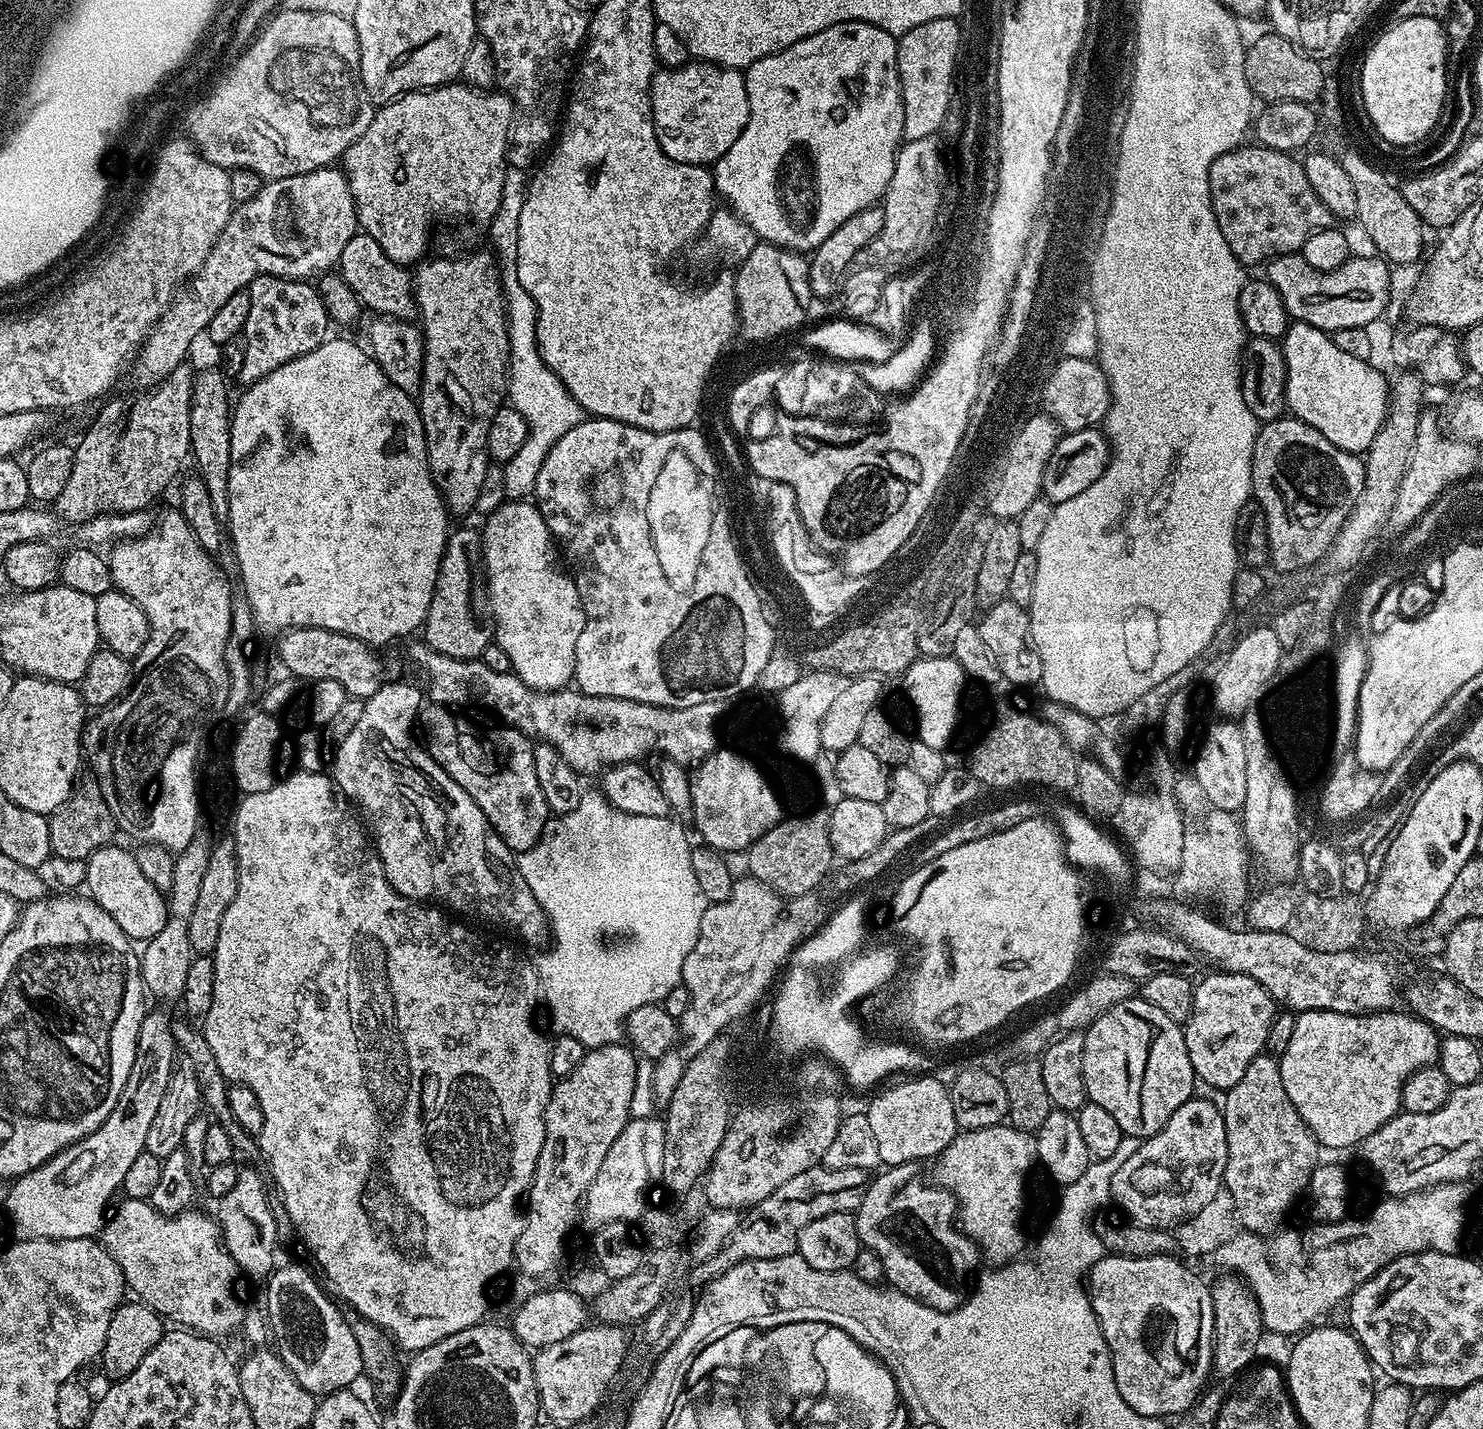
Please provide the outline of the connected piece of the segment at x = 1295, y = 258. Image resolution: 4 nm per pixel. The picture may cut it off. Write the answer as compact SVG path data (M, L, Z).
M1300 254L1275 256L1267 261L1266 279L1278 294L1282 294L1282 302L1293 321L1309 324L1329 334L1344 327L1368 328L1388 304L1390 271L1383 259L1372 256L1353 255L1341 268L1329 272L1314 270L1314 266L1310 266Z

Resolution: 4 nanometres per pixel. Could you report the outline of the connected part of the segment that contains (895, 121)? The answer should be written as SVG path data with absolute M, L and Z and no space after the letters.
M851 20L830 26L821 32L810 34L805 40L794 42L780 52L770 54L758 62L751 64L744 72L744 83L748 85L748 101L750 102L750 118L746 122L746 130L738 134L738 142L722 154L722 158L714 165L714 188L725 196L727 207L742 217L756 231L761 241L776 244L779 248L788 248L791 252L811 254L815 252L846 218L852 218L862 210L873 207L883 201L887 184L894 174L896 154L904 140L904 103L900 93L900 75L896 69L897 37L873 24Z

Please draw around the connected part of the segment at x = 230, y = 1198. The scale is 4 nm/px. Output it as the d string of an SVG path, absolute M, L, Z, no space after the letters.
M240 1168L238 1182L234 1184L230 1194L226 1194L218 1201L220 1216L218 1223L220 1235L224 1241L225 1250L232 1255L245 1277L263 1281L272 1275L277 1267L276 1261L276 1219L272 1213L272 1204L264 1193L264 1180L252 1168Z

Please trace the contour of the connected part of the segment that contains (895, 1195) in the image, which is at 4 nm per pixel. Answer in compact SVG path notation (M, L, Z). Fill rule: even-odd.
M913 1162L881 1171L881 1176L869 1183L854 1213L856 1225L861 1245L882 1258L884 1274L891 1287L934 1310L949 1312L961 1308L969 1295L970 1284L964 1279L981 1267L982 1252L959 1227L940 1228L940 1224L947 1222L948 1215L957 1211L958 1205L951 1192L939 1186L928 1188L920 1168L919 1163Z

